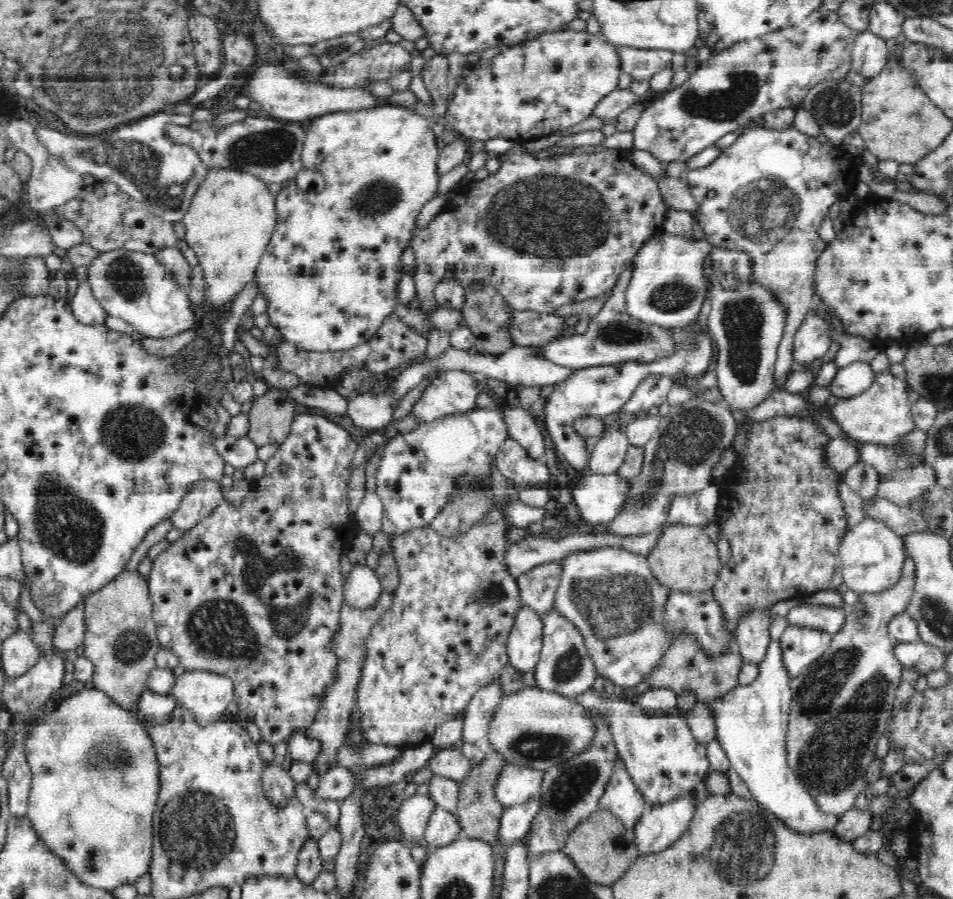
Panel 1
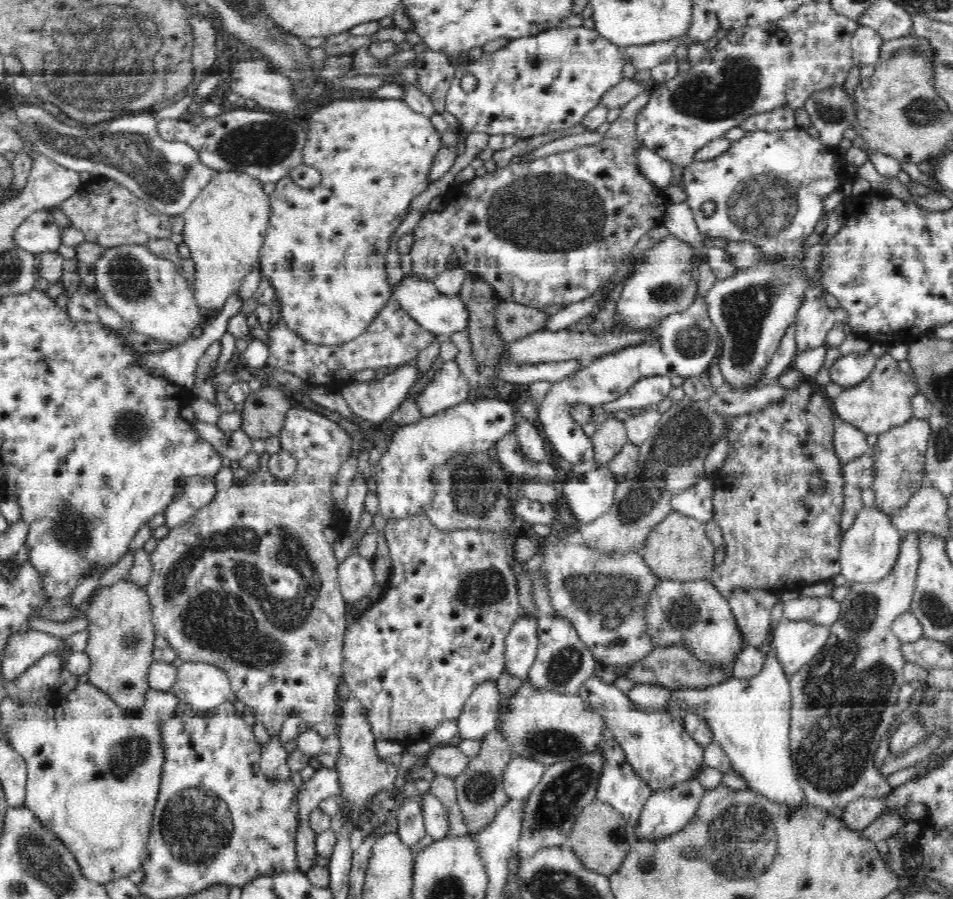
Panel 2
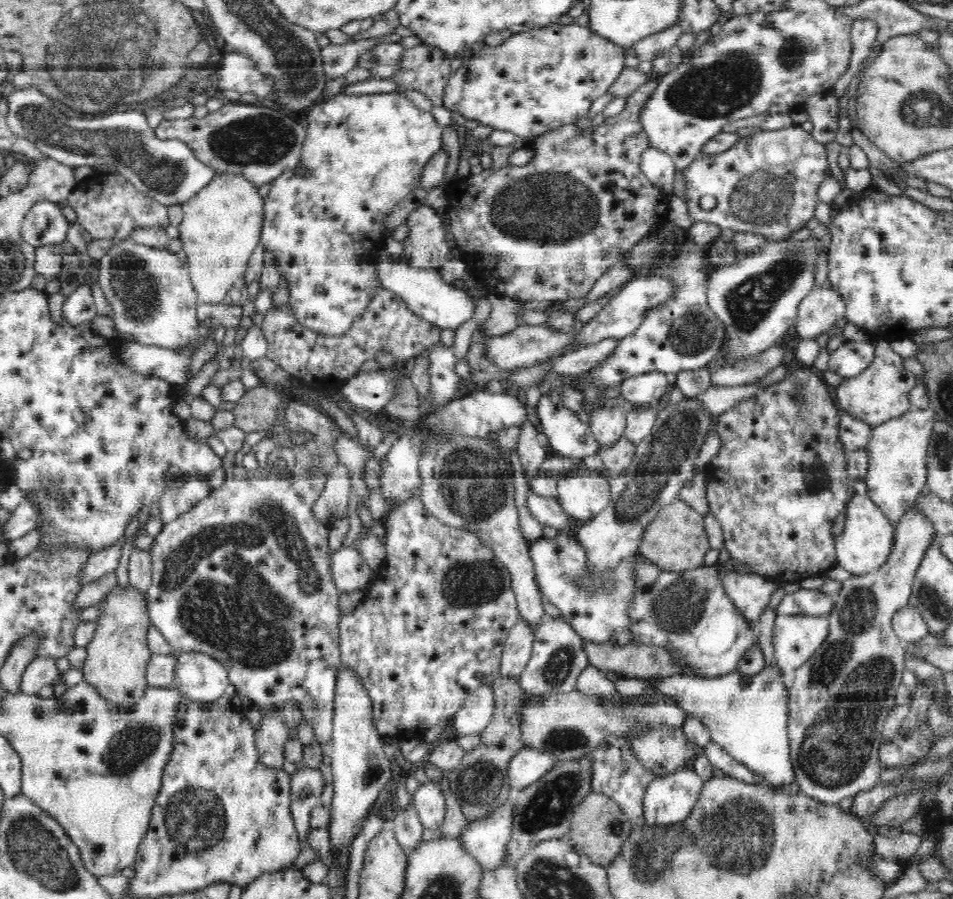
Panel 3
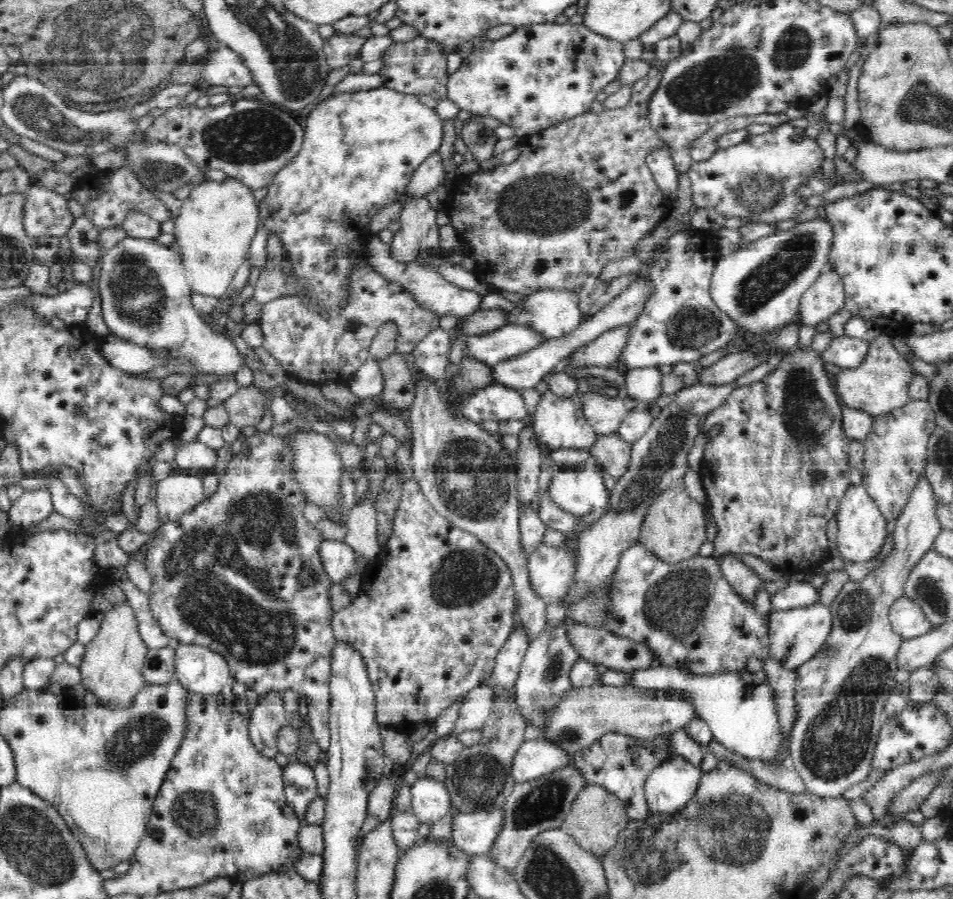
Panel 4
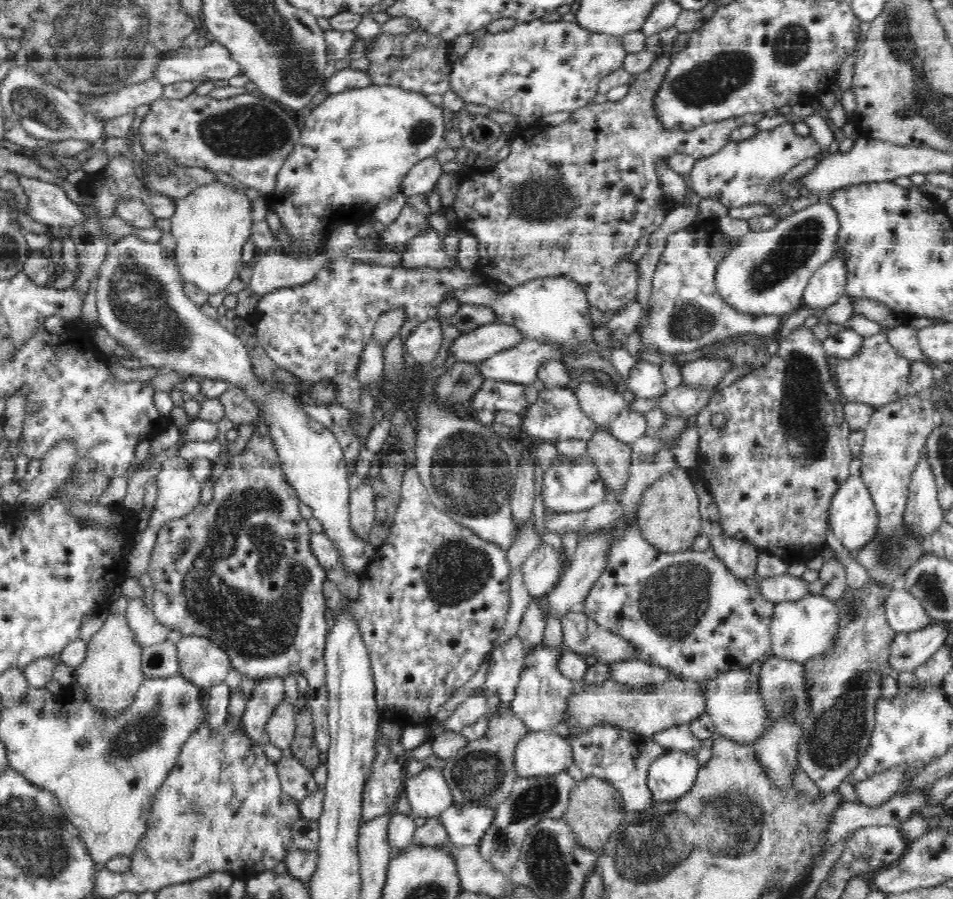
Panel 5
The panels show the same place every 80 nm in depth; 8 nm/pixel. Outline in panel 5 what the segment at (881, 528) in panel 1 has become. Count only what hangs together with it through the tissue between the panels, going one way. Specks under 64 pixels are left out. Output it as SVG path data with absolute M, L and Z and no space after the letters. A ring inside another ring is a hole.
M852 475L841 484L840 490L836 492L831 500L829 514L829 524L832 534L840 540L842 546L844 546L850 554L856 555L862 547L865 547L866 543L873 542L873 536L877 535L877 508L861 475Z

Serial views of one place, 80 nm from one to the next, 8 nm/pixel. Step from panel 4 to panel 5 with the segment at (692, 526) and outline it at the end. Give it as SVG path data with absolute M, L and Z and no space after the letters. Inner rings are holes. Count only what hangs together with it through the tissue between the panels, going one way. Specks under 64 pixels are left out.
M678 466L672 474L658 479L653 486L643 492L638 510L637 526L646 542L659 551L671 555L692 549L693 540L701 535L702 517L699 513L697 492L690 480L690 473Z

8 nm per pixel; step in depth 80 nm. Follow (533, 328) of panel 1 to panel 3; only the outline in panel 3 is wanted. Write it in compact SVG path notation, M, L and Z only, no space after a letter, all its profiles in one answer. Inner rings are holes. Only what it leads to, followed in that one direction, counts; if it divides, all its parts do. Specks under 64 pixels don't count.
M491 293L488 299L492 312L489 314L488 320L481 326L486 337L504 336L520 326L518 324L519 311L525 310L525 308L517 300L495 293Z

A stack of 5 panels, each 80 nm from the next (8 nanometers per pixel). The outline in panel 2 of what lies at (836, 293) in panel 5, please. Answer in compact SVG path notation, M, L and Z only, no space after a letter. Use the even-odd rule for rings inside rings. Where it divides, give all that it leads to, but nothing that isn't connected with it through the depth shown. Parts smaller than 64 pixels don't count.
M824 298L805 299L797 313L795 324L795 339L798 354L824 346L826 334L831 328L845 326L848 316L841 307L832 310Z

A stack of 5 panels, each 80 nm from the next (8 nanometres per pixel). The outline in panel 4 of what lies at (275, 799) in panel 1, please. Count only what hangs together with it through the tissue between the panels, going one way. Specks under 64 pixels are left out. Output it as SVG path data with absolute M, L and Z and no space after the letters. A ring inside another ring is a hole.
M268 692L268 698L258 700L254 710L248 712L250 737L256 749L274 760L278 751L276 736L293 717L284 709L284 703L275 692Z

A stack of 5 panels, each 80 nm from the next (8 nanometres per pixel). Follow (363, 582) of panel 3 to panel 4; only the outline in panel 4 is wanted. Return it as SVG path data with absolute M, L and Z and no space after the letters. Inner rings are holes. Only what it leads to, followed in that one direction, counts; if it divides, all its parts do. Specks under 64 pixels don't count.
M326 539L322 542L321 560L332 582L340 584L350 574L364 575L365 569L357 565L355 554L351 546L338 540Z

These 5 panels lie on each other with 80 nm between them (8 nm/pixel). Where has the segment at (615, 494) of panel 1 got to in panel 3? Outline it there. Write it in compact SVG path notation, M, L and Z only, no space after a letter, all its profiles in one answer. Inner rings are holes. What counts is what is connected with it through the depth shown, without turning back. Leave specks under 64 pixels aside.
M586 470L557 477L557 500L572 519L590 521L610 504L609 481L605 472Z

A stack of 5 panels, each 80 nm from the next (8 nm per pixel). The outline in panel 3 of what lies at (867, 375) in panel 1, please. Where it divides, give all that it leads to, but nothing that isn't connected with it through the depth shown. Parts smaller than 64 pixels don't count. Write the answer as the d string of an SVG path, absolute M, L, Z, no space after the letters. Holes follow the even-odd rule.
M846 340L836 350L829 352L828 368L841 377L854 378L866 370L874 358L873 341L856 342Z

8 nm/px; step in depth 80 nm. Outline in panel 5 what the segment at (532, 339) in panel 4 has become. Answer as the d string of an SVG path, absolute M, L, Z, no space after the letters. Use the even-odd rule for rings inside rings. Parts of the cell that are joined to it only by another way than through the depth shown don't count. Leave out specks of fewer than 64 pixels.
M496 322L461 332L450 344L449 355L457 362L481 362L497 352L509 350L525 336L514 326Z

